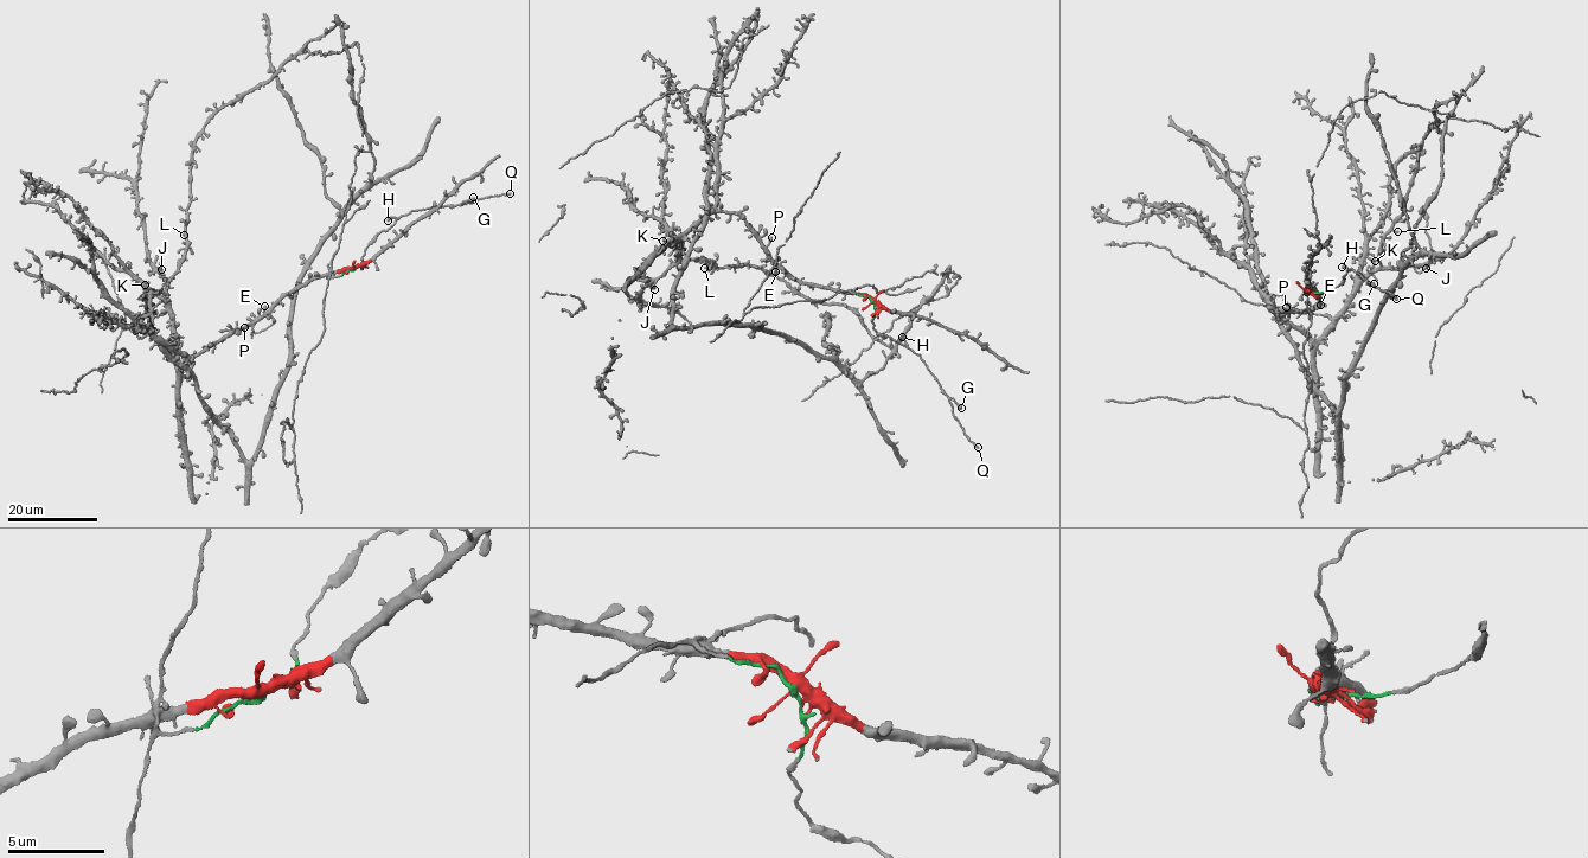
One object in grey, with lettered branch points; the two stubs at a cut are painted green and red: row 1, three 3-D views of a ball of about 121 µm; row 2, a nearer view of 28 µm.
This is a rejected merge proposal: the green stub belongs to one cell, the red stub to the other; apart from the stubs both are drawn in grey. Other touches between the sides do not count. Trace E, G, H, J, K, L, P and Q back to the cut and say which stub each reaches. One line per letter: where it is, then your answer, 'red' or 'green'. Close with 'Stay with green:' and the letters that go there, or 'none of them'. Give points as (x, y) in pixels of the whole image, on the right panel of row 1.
E: (1320, 305) | red
G: (1374, 283) | green
H: (1342, 267) | green
J: (1426, 268) | red
K: (1375, 261) | red
L: (1397, 231) | red
P: (1286, 307) | red
Q: (1396, 299) | green
Stay with green: G, H, Q

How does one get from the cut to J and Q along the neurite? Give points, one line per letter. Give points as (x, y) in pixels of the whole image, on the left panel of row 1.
J: (354, 268), (314, 275), (248, 326), (203, 350), (180, 371), (167, 281), (155, 268), (161, 269)
Q: (354, 268), (363, 263), (362, 257), (377, 235), (411, 211), (510, 193)

